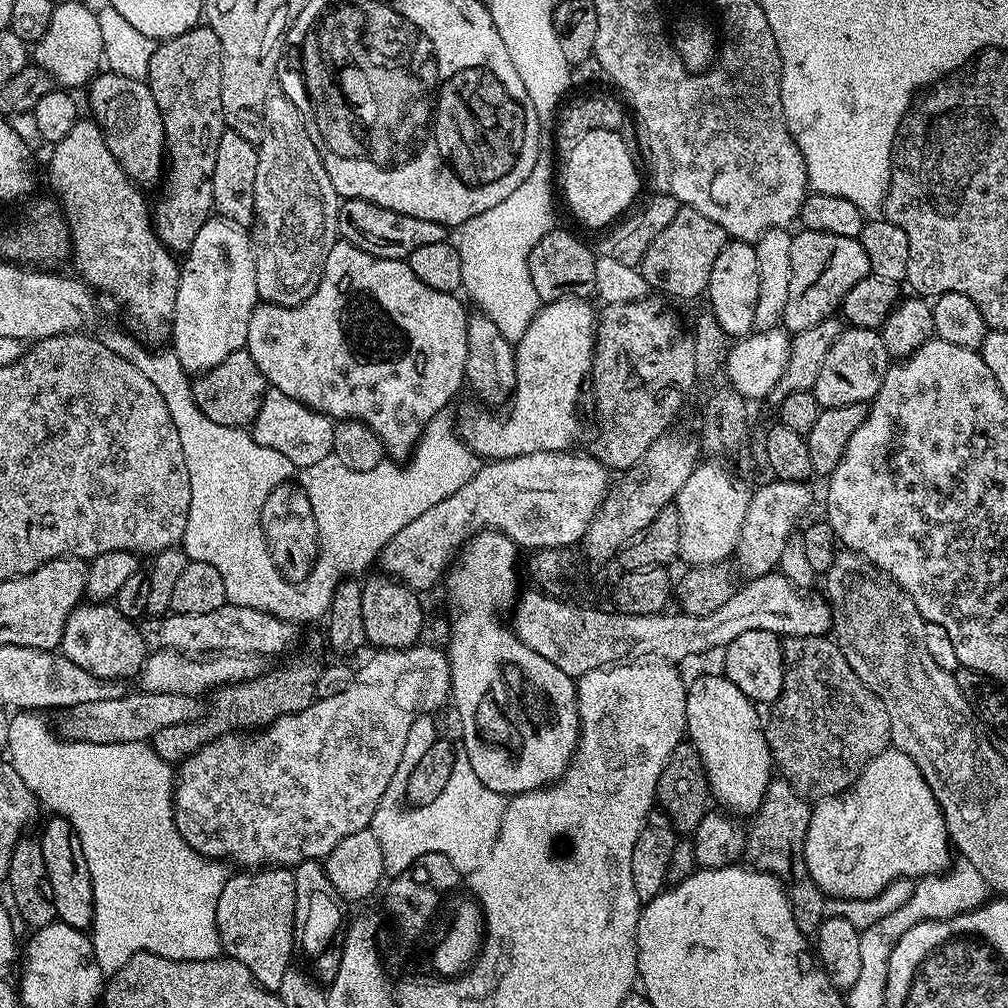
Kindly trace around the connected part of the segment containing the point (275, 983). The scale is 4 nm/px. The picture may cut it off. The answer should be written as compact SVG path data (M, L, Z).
M265 866L259 870L240 870L240 871L237 871L237 873L238 873L237 876L236 876L236 873L229 875L228 881L226 882L226 886L222 886L222 894L218 898L218 914L216 915L216 925L218 926L218 938L220 939L221 949L223 949L223 951L227 953L227 955L231 957L231 959L237 960L238 962L242 962L242 966L246 966L246 970L250 970L250 974L254 974L254 978L257 980L257 982L259 982L262 985L262 987L278 990L282 986L282 978L283 976L285 976L286 970L288 968L293 967L293 964L294 964L294 960L292 960L292 948L294 952L294 945L296 944L296 874L295 874L295 871L293 871L293 869L288 866Z

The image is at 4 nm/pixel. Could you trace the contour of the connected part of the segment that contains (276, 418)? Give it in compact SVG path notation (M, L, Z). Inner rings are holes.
M269 387L264 394L264 401L258 410L255 420L250 425L254 439L270 450L278 450L296 468L314 466L322 462L322 458L332 455L334 446L334 421L330 416L315 412L310 406L290 398L290 394L282 394L282 390Z

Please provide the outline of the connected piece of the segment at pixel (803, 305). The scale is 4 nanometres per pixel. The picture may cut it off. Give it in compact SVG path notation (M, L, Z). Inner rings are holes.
M800 230L792 237L790 246L790 294L786 298L786 308L782 324L789 333L810 330L810 326L818 326L818 322L831 320L843 305L846 294L850 294L850 286L862 282L862 278L870 275L872 267L866 250L862 250L857 238L842 238L842 234L822 234Z

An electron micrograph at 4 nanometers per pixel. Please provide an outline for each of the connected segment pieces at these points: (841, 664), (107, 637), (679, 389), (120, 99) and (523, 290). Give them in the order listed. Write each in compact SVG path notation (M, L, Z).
M789 636L782 645L784 689L770 705L764 736L779 775L799 796L815 802L847 790L866 765L889 748L890 714L854 674L835 639Z
M81 602L70 614L60 639L59 651L64 653L70 662L82 666L92 676L101 676L103 680L120 680L124 676L135 677L140 667L144 665L146 649L144 649L144 636L136 629L137 625L127 620L112 602Z
M645 298L630 302L618 302L617 304L604 304L598 312L598 323L596 325L596 349L592 355L592 375L590 377L590 396L596 399L596 416L600 419L600 433L596 436L596 441L592 444L591 455L600 461L605 468L609 470L627 470L630 466L634 466L634 462L638 462L638 458L642 458L642 454L646 454L646 450L650 450L650 446L659 436L663 436L665 432L673 427L672 424L676 420L676 415L680 412L680 407L684 404L684 392L688 392L698 383L698 377L695 372L694 362L694 340L691 335L676 325L676 316L663 304L665 301L652 300L653 298Z
M104 70L92 77L87 92L91 115L103 130L106 146L122 170L140 186L154 183L160 175L161 179L166 172L164 127L158 102L154 102L154 94L147 83Z
M540 156L539 166L534 166L532 172L532 180L528 180L524 184L524 188L519 188L516 191L516 196L512 196L508 200L508 204L499 203L496 208L486 210L482 214L478 214L474 218L470 218L466 223L459 225L458 232L460 232L460 240L458 239L458 247L460 250L460 257L462 258L462 288L466 293L468 291L467 299L477 304L479 311L483 315L490 318L490 322L494 322L494 326L498 326L498 330L502 330L502 334L506 334L506 338L513 342L519 340L521 334L530 326L532 319L536 317L536 313L542 307L542 301L538 298L538 294L534 290L534 282L530 282L530 270L528 269L528 259L530 258L530 250L534 250L534 246L538 246L538 242L544 237L548 231L554 226L552 220L552 166L554 166L554 156Z

